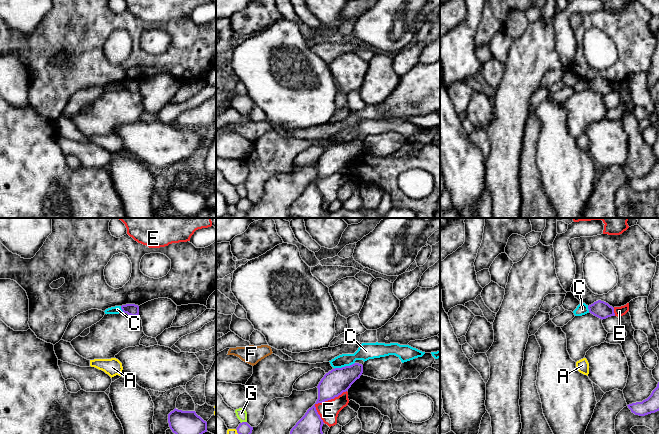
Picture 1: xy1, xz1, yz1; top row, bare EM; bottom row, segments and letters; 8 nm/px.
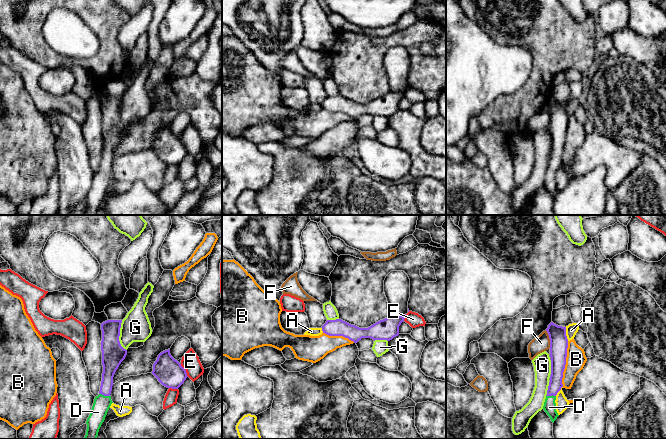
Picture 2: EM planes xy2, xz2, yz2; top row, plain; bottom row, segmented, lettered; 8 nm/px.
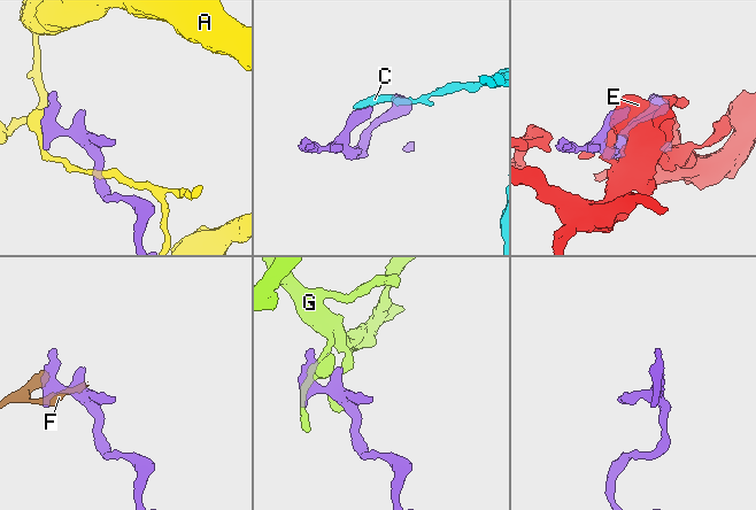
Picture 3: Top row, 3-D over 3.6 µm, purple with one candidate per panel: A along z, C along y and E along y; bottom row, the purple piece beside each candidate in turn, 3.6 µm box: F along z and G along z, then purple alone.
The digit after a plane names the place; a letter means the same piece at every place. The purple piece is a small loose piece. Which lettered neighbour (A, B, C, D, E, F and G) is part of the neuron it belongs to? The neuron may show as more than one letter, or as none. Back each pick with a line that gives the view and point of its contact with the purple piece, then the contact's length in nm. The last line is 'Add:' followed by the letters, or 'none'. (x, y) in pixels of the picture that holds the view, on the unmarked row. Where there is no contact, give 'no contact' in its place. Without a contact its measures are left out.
D: xy2 (104, 171) | 90 nm
Add: D

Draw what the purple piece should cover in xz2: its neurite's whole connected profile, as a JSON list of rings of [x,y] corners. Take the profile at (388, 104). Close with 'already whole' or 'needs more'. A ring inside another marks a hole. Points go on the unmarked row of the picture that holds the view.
[[[389,91],[368,104],[359,104],[341,95],[327,96],[322,102],[323,109],[329,112],[343,112],[357,119],[362,114],[390,117],[399,111],[399,102],[404,98],[405,91]]]; already whole

